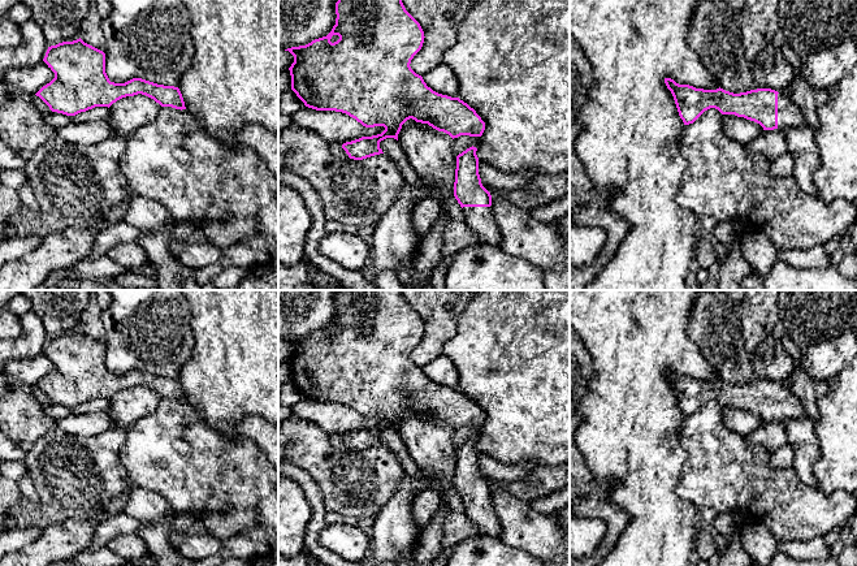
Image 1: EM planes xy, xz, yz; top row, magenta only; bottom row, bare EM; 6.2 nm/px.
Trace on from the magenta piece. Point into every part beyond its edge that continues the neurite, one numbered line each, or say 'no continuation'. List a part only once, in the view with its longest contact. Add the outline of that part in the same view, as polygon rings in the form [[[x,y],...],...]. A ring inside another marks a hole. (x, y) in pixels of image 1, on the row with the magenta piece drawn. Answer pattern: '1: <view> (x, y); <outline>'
1: yz (788, 115); [[[783,92],[778,94],[778,129],[808,126],[801,111]]]

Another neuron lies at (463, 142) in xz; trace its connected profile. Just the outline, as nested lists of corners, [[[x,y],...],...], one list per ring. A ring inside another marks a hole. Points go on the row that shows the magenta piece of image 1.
[[[460,135],[453,139],[451,151],[455,156],[458,156],[459,154],[462,154],[463,151],[466,151],[472,146],[477,148],[477,146],[480,144],[480,141],[481,141],[481,137]]]

